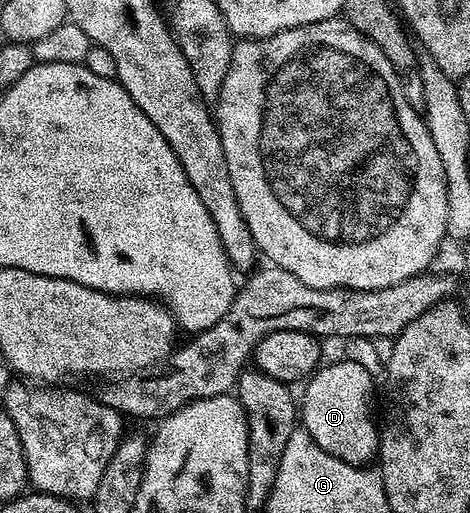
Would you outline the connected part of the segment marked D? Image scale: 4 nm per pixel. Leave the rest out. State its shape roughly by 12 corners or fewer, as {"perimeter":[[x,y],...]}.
{"perimeter":[[351,359],[320,366],[302,430],[333,457],[376,458],[375,383]]}

